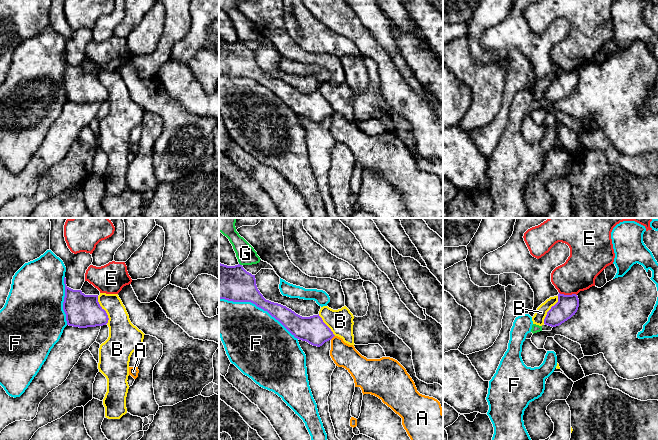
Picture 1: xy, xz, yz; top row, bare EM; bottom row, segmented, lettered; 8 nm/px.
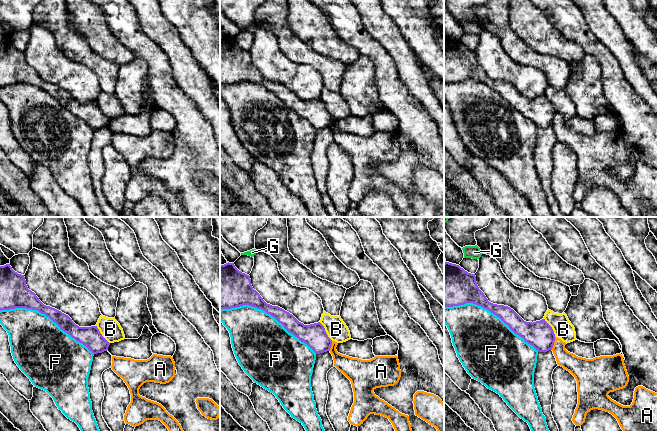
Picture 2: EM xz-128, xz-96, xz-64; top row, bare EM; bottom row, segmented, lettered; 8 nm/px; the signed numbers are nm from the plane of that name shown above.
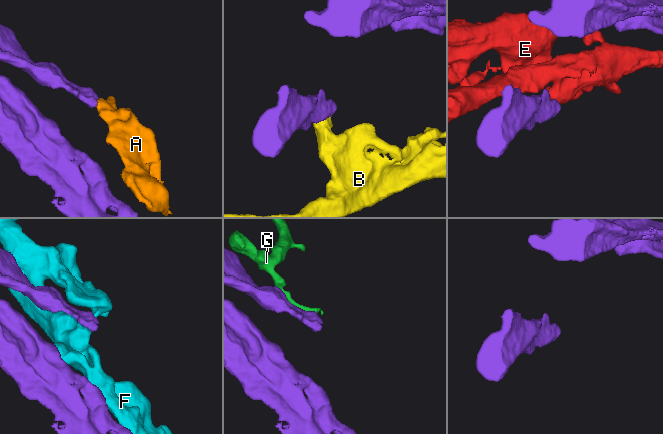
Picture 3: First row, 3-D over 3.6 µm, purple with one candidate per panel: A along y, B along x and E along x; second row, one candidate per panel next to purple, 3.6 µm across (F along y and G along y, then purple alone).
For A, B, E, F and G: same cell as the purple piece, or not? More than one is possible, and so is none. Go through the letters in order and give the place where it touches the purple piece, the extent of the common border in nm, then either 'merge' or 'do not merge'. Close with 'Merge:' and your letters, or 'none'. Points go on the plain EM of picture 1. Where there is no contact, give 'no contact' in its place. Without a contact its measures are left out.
A: meets purple in xz at (332, 113); contact 50 nm long; do not merge
B: meets purple in xy at (104, 86); contact 240 nm long; do not merge
E: meets purple in yz at (568, 71); contact 150 nm long; do not merge
F: meets purple in xz at (258, 82); contact 700 nm long; do not merge
G: meets purple in xz at (239, 40); contact 30 nm long; do not merge
Merge: none

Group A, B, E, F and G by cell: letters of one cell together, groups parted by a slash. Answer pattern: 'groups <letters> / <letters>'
groups A / B / E / F / G

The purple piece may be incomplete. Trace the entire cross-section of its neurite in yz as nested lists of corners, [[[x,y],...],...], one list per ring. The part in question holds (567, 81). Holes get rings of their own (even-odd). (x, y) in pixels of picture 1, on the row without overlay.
[[[558,70],[558,78],[551,83],[544,95],[544,100],[556,103],[570,95],[577,88],[579,75],[576,70]]]

